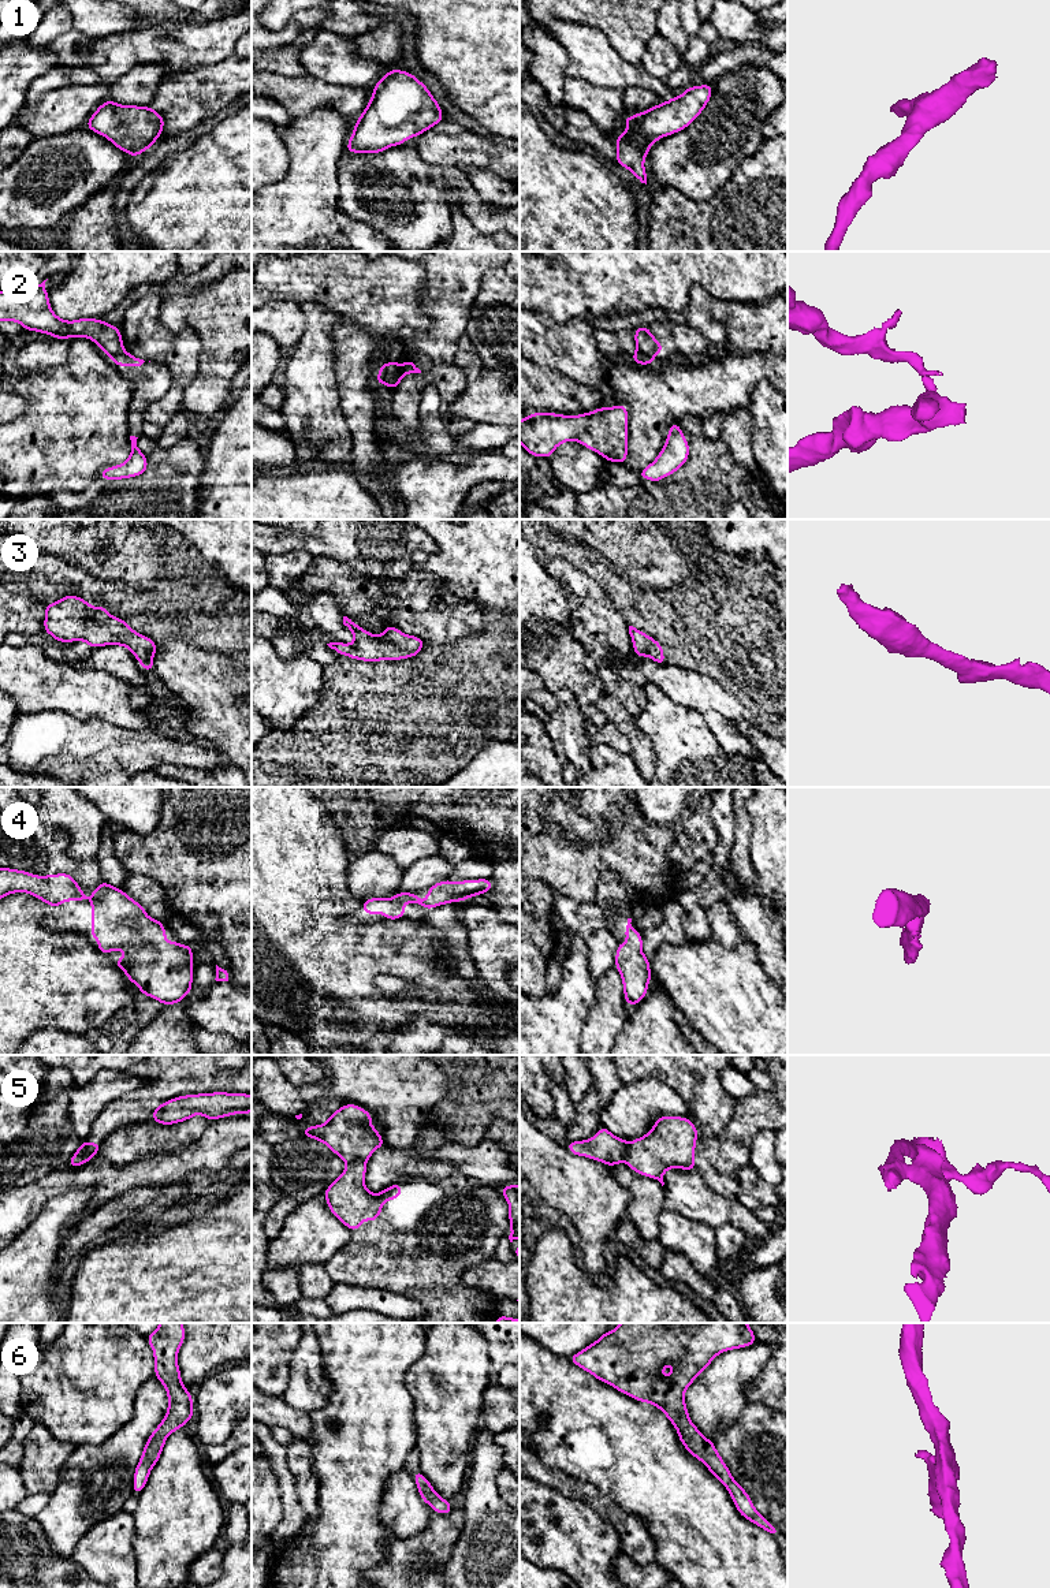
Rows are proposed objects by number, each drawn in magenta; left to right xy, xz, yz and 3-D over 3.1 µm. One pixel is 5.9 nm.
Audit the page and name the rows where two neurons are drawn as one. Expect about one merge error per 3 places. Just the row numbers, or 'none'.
2, 5

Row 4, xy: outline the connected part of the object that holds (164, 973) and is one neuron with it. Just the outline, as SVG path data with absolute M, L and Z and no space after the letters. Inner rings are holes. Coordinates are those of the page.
M0 868L0 899L14 892L31 894L53 909L67 901L81 902L89 899L92 903L92 939L101 942L96 946L96 950L107 955L112 950L126 951L127 954L115 959L113 963L124 972L129 981L139 988L142 995L154 998L165 1006L180 1003L191 992L191 951L194 946L185 946L176 940L168 943L164 921L150 918L144 906L124 891L101 881L89 898L68 873L37 876L27 871Z

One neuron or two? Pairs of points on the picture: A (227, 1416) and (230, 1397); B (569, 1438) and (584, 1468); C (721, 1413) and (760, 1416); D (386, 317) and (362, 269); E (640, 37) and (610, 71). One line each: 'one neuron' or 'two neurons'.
A: one neuron
B: one neuron
C: two neurons
D: one neuron
E: two neurons

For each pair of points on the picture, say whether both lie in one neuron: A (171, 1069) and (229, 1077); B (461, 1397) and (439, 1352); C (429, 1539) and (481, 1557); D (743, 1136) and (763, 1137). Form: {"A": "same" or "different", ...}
{"A": "same", "B": "same", "C": "different", "D": "different"}

